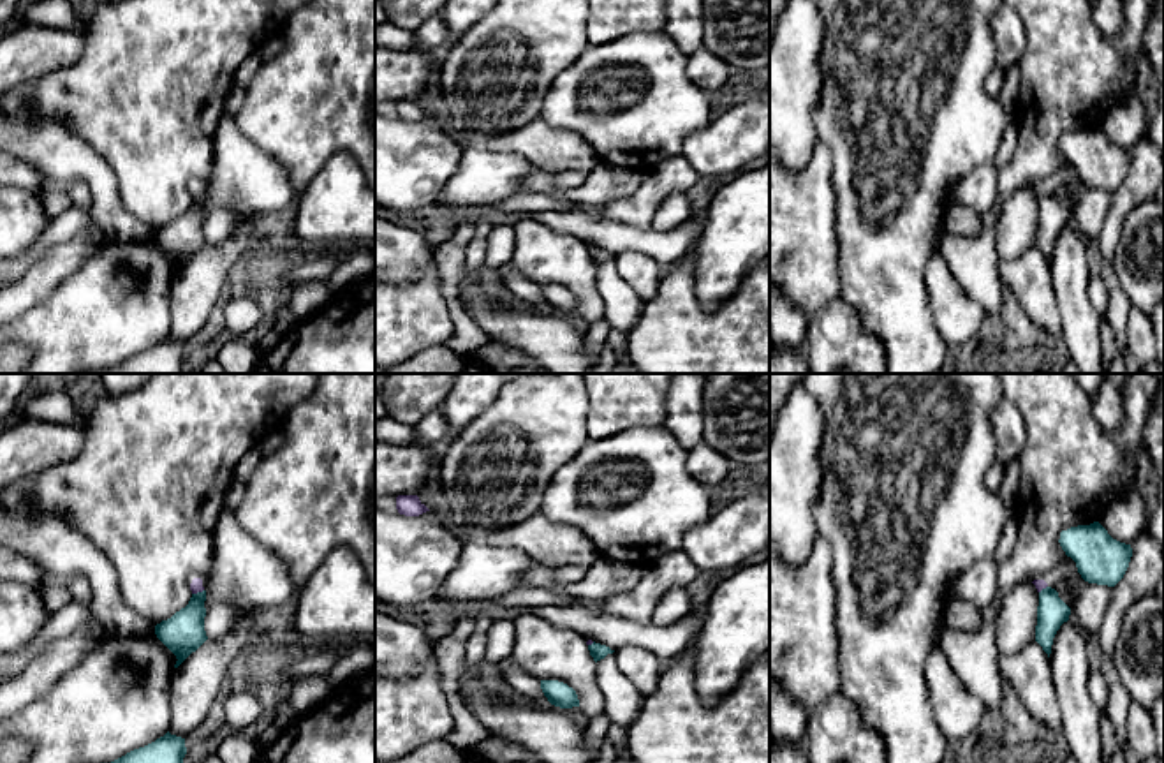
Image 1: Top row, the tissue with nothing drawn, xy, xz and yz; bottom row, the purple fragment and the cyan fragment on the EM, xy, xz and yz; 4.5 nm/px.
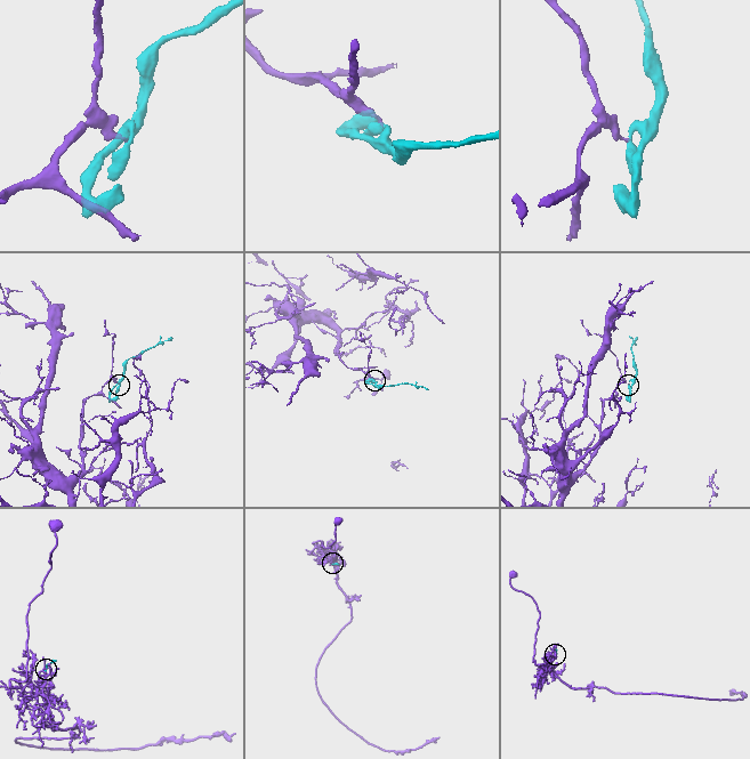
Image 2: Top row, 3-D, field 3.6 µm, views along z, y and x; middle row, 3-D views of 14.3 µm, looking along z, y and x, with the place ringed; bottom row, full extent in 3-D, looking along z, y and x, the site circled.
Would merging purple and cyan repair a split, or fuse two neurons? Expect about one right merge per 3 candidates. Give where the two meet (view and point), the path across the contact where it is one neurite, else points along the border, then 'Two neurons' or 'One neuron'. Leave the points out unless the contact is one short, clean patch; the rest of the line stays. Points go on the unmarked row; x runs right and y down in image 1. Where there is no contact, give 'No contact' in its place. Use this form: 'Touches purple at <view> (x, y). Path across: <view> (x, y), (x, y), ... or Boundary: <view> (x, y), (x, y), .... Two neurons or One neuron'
Touches purple at xy (198, 196). Boundary: xy (203, 194), (192, 200). Two neurons

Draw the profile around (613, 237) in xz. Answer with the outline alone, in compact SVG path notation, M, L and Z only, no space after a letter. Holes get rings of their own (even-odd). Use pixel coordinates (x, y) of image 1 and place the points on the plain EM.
M593 210L535 211L532 219L556 233L574 236L583 243L606 250L611 256L630 250L650 256L659 264L680 261L687 252L694 250L704 229L704 211L692 211L687 222L662 233L653 229L643 231L599 217Z

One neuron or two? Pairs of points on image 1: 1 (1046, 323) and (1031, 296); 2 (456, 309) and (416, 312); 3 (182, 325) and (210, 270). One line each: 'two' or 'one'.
1: one
2: two
3: one

